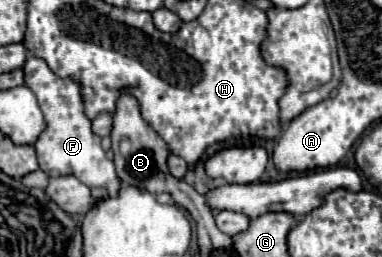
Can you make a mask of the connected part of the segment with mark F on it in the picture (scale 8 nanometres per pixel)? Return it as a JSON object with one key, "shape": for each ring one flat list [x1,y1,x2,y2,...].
{"shape":[[29,56,25,66,25,86,37,96,39,108,47,120,47,132,37,140,35,152,39,160,39,168,47,176,75,176,87,186,101,186,109,192,109,196,117,196,125,182,117,176,113,160,105,158,101,150,101,138,91,132,91,120,87,120,81,102,81,88,71,78,59,78,43,58]]}

